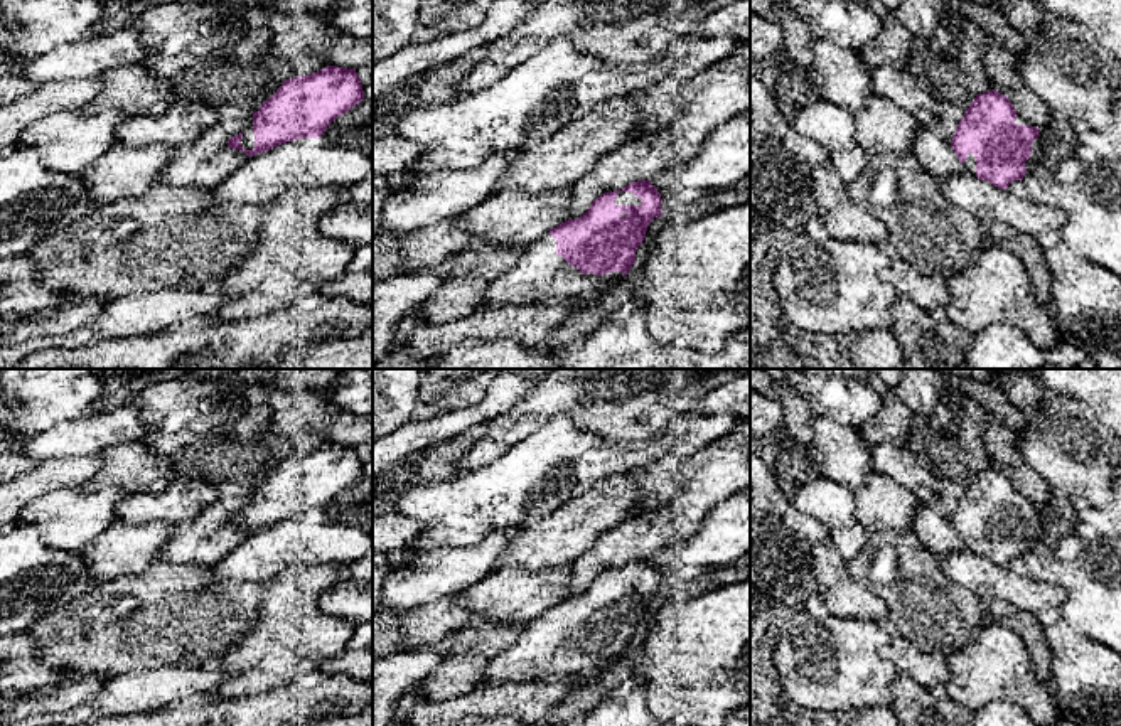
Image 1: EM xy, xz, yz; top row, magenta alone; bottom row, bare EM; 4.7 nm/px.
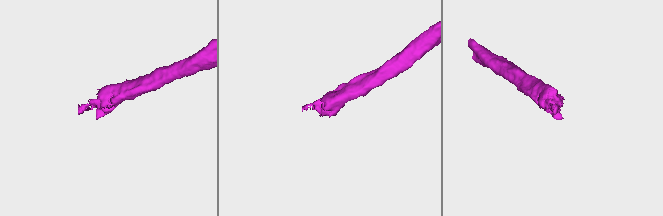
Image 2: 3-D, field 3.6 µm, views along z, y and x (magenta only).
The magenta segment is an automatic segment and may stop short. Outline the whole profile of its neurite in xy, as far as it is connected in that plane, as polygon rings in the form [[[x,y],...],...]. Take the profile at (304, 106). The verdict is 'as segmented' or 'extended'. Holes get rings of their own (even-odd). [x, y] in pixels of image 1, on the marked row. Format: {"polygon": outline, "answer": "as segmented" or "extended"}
{"polygon": [[[327,66],[283,81],[253,113],[253,125],[229,138],[228,147],[248,157],[297,138],[320,138],[327,126],[364,99],[356,69]]], "answer": "extended"}

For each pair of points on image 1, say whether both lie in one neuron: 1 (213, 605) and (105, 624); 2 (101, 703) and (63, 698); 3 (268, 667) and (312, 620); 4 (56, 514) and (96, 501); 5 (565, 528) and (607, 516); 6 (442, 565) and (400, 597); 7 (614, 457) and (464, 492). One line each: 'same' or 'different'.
1: same
2: different
3: same
4: same
5: same
6: same
7: same

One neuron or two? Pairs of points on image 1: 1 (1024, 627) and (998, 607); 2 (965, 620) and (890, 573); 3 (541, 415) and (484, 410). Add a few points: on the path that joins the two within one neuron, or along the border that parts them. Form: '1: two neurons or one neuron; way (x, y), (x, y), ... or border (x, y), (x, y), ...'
1: one neuron; way (1017, 620), (1005, 613)
2: one neuron; way (946, 613), (909, 576)
3: two neurons; border (535, 386), (488, 421)

